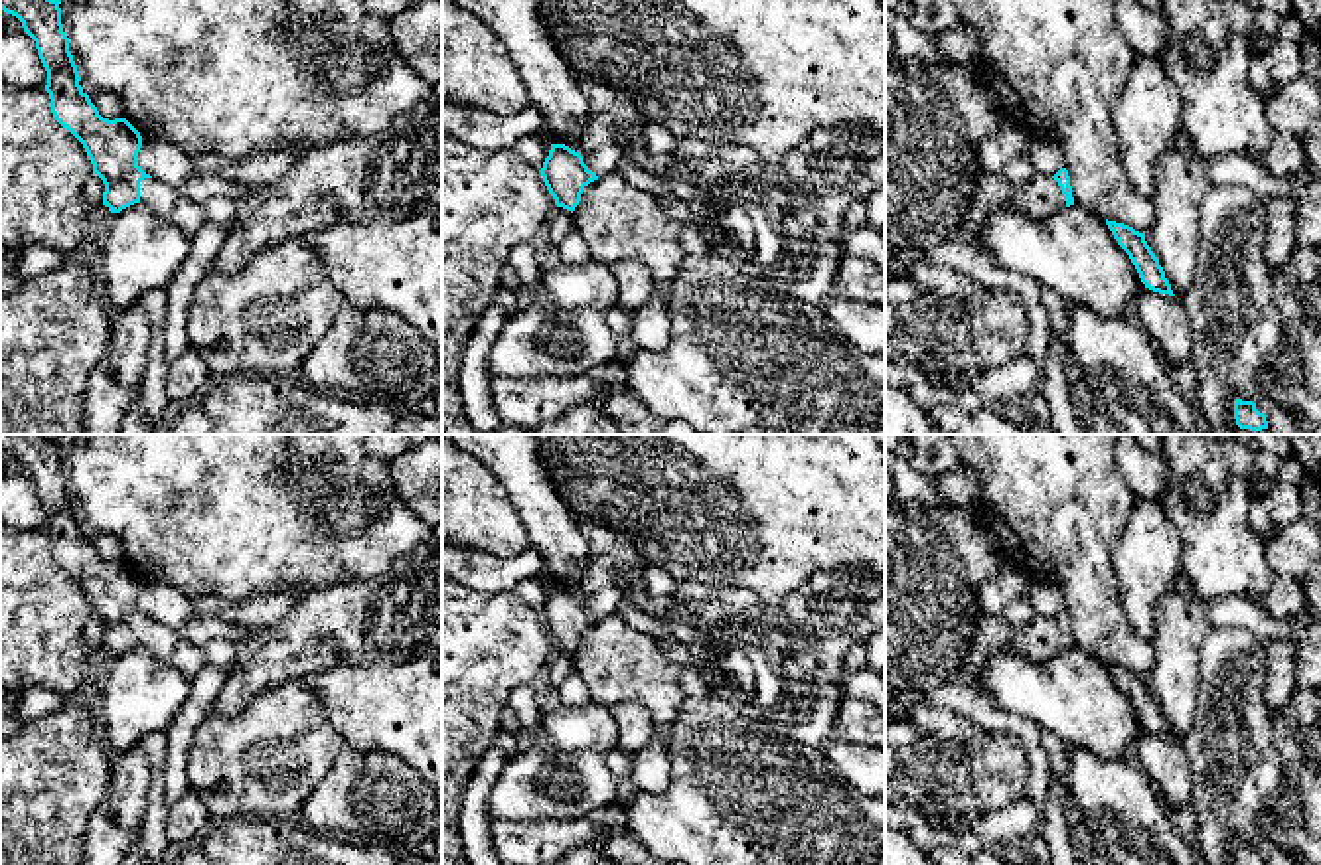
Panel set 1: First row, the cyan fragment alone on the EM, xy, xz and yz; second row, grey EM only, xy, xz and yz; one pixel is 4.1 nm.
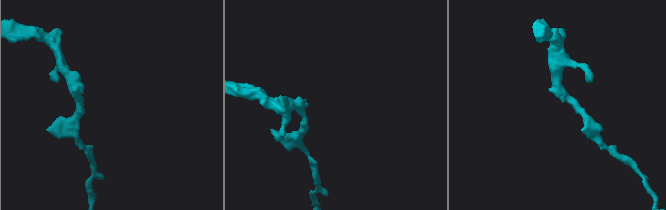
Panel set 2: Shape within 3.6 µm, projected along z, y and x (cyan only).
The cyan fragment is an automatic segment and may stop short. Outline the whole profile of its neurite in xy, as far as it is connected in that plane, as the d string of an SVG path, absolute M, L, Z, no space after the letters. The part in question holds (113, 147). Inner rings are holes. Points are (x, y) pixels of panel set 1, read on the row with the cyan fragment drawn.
M0 0L0 8L16 16L36 41L47 71L45 91L53 118L83 144L93 174L105 184L103 205L111 213L120 213L142 203L152 215L170 219L180 199L178 190L138 166L140 132L126 118L103 118L79 85L81 77L63 32L59 4L61 0Z

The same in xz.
M537 0L537 10L555 49L581 77L588 101L588 115L579 138L579 150L551 144L541 176L557 207L575 211L583 190L600 176L614 172L624 158L622 130L661 124L681 140L748 146L766 158L778 158L798 148L821 128L863 126L885 134L885 0Z

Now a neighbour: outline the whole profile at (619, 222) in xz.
M616 170L584 186L573 225L590 249L590 261L612 267L634 259L648 267L652 286L669 300L673 278L687 253L681 225L656 196L630 186Z

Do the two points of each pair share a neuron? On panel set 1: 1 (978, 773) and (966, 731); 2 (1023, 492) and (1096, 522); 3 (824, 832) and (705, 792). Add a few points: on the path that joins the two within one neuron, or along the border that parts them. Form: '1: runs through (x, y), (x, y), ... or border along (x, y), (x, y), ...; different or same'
1: border along (990, 731), (974, 739), (927, 737); different
2: runs through (1041, 492), (1047, 492), (1063, 506), (1079, 506); same
3: runs through (794, 810), (735, 792); same

